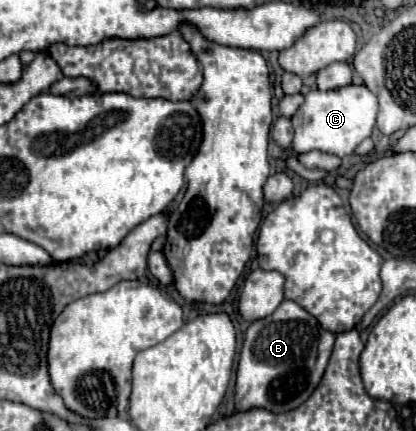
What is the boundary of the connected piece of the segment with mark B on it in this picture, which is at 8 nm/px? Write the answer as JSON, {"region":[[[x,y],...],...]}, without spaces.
{"region":[[[285,299],[275,313],[253,321],[245,331],[235,381],[235,411],[241,413],[257,407],[285,413],[297,409],[319,385],[333,345],[335,333],[323,329],[301,305]]]}

